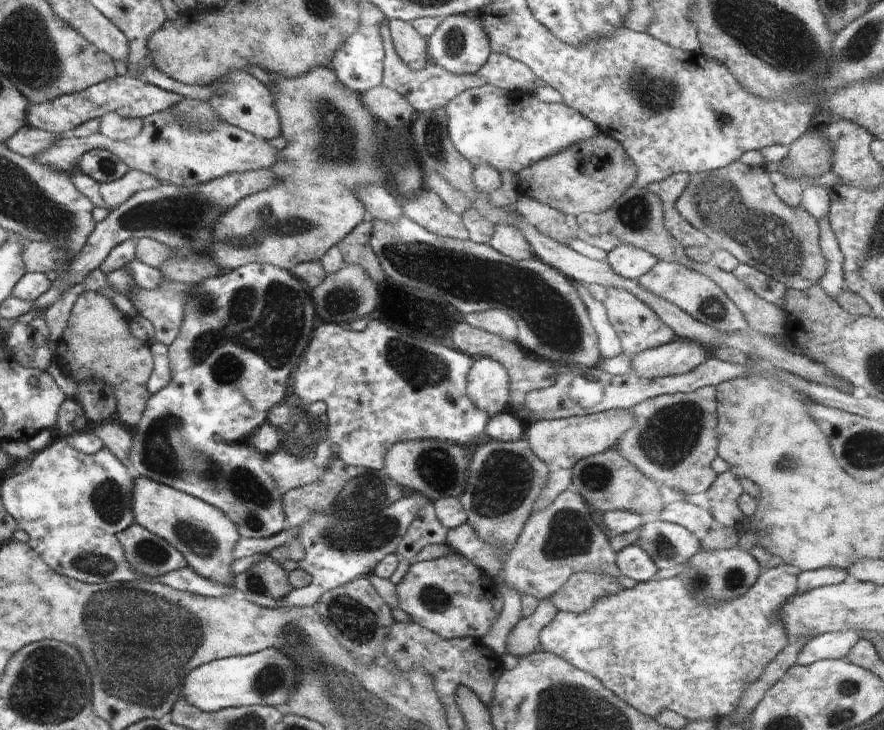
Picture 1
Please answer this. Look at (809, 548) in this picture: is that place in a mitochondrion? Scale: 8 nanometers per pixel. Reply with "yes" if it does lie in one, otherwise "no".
no

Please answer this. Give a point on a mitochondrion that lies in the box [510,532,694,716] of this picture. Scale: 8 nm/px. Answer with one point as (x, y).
(666, 551)

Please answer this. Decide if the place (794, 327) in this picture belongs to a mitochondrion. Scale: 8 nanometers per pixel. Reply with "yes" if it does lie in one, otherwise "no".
no

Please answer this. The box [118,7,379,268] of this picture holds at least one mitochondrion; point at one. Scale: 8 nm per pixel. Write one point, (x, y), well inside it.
(332, 125)

